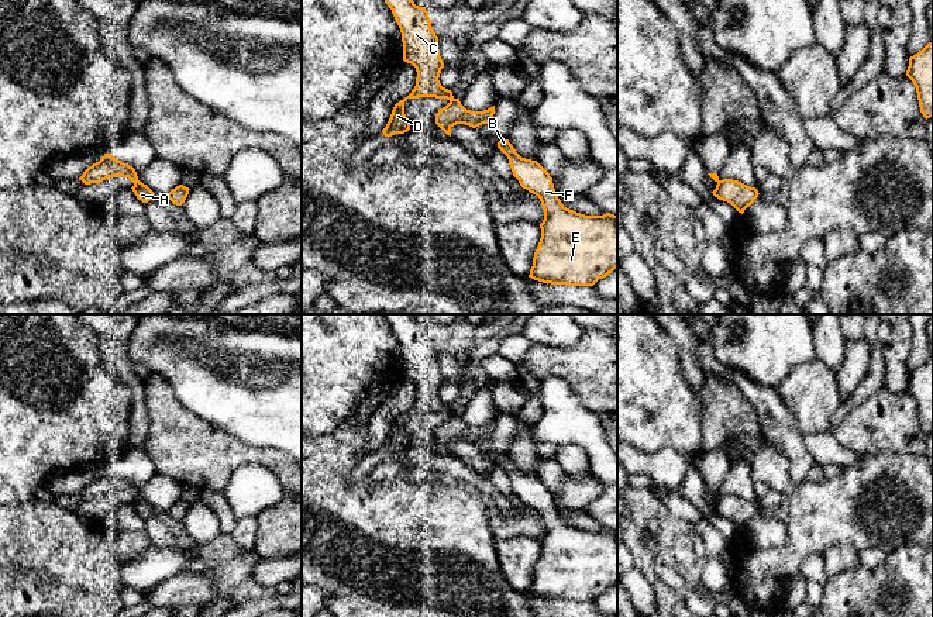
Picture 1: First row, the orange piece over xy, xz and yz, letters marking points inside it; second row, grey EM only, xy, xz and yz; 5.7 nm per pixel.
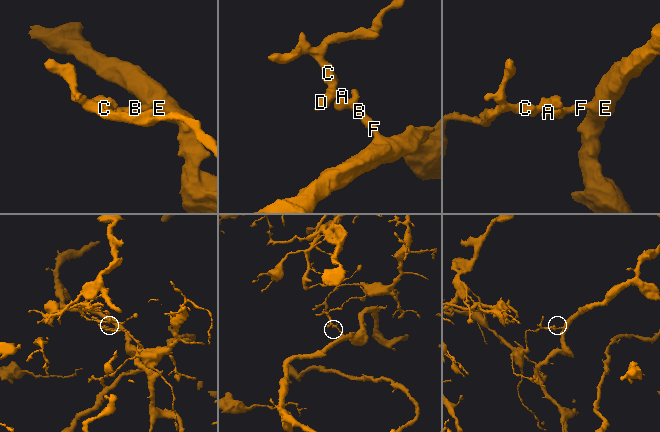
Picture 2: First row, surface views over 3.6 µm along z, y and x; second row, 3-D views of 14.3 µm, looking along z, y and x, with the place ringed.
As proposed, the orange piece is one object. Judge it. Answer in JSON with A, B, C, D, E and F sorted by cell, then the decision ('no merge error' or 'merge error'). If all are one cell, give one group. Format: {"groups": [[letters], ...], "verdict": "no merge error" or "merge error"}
{"groups": [["A", "B", "E", "F"], ["C", "D"]], "verdict": "merge error"}

